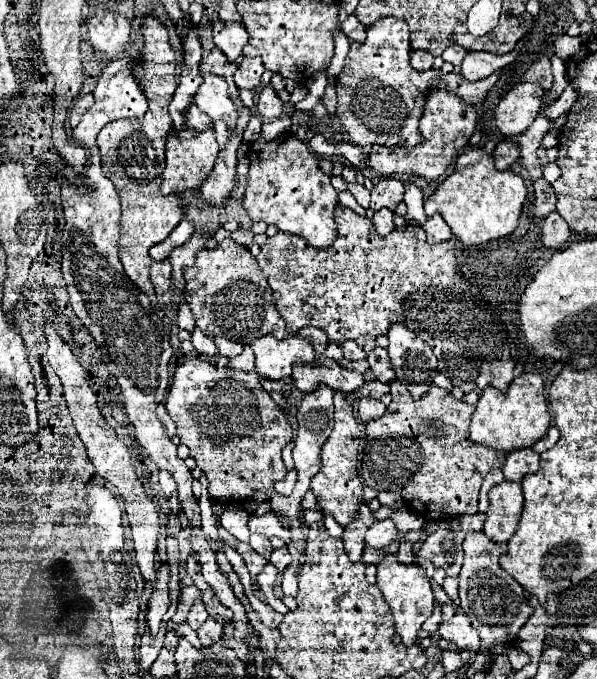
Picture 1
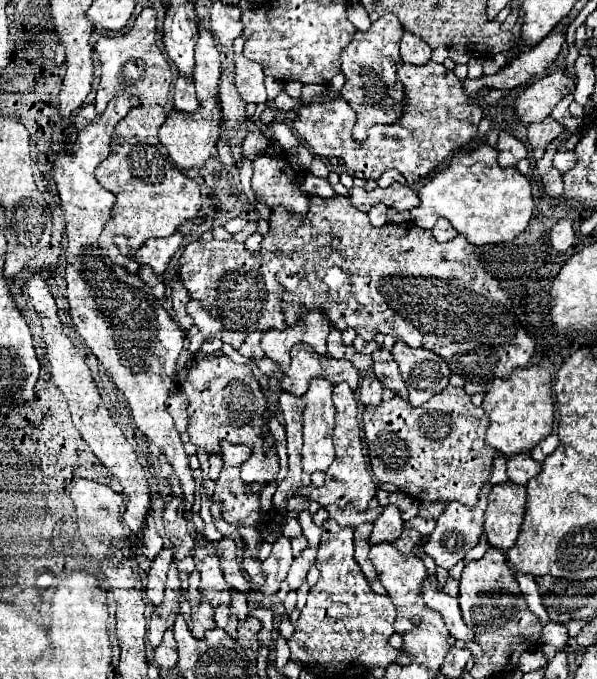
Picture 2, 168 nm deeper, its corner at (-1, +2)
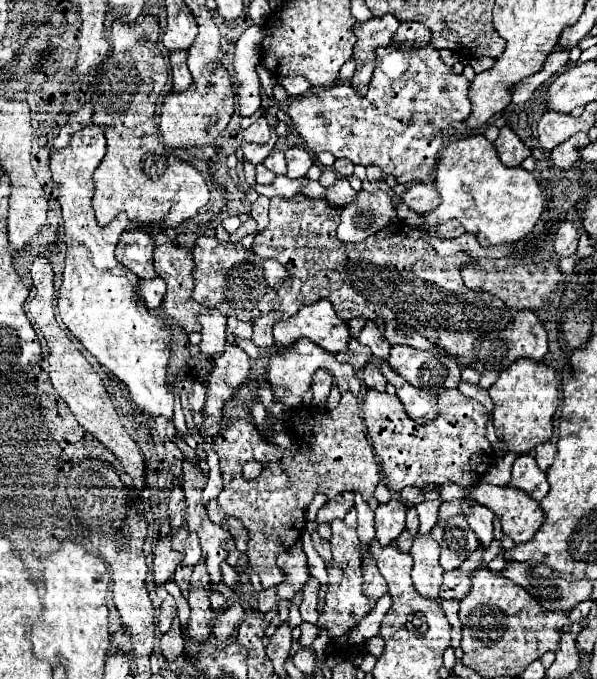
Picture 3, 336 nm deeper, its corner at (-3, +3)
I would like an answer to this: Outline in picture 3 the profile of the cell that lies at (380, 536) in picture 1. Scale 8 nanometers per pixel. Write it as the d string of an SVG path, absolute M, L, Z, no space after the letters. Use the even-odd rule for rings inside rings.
M392 499L384 505L378 505L376 513L376 539L380 545L388 545L404 531L406 505L398 499Z

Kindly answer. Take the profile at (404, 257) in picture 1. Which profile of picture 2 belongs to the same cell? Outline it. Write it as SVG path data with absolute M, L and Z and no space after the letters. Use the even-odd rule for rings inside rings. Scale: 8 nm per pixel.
M314 196L310 198L310 212L300 218L298 214L290 214L284 206L274 206L270 230L262 240L262 252L272 252L282 260L282 270L278 272L278 280L284 286L280 308L288 324L302 320L308 310L320 308L330 316L332 326L338 330L350 326L366 342L380 332L402 338L408 346L428 348L448 362L452 374L478 384L488 384L494 378L508 378L514 370L514 360L518 366L524 364L524 360L530 362L536 350L536 338L530 332L530 324L538 324L538 314L548 314L548 294L552 280L556 278L554 274L548 274L546 268L548 256L552 254L550 250L550 230L544 228L542 210L534 212L530 226L514 238L514 242L476 248L464 236L440 244L430 230L422 230L412 222L374 228L368 222L368 214L356 210L346 196ZM334 238L340 238L336 248L330 246ZM456 296L460 300L454 300ZM526 342L534 344L534 348Z

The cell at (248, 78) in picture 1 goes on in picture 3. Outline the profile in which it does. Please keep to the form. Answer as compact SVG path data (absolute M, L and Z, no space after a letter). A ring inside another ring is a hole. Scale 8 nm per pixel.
M250 25L236 41L234 73L238 81L238 109L240 115L252 115L260 107L262 85L256 71L260 63L260 41L264 39L264 27Z

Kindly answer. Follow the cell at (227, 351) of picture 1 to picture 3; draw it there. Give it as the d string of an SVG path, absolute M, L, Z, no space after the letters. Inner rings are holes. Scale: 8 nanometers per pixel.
M228 317L228 331L234 337L240 339L250 339L252 337L252 321L238 321L234 317Z

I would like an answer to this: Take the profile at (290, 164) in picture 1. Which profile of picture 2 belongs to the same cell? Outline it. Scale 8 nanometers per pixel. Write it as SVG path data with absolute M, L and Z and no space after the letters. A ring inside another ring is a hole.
M258 156L254 162L254 176L252 176L252 190L256 198L272 206L286 206L292 214L306 214L308 200L298 182L302 172L288 164L288 158L268 158Z

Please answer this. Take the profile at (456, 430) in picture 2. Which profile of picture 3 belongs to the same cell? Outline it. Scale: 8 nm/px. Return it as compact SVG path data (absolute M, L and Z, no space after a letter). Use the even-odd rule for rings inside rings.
M372 389L364 395L362 413L374 453L382 463L386 483L394 491L408 485L424 489L426 485L442 485L446 481L472 489L494 461L494 449L486 439L490 415L484 405L464 397L458 389L442 391L436 419L422 425L408 417L396 395Z

